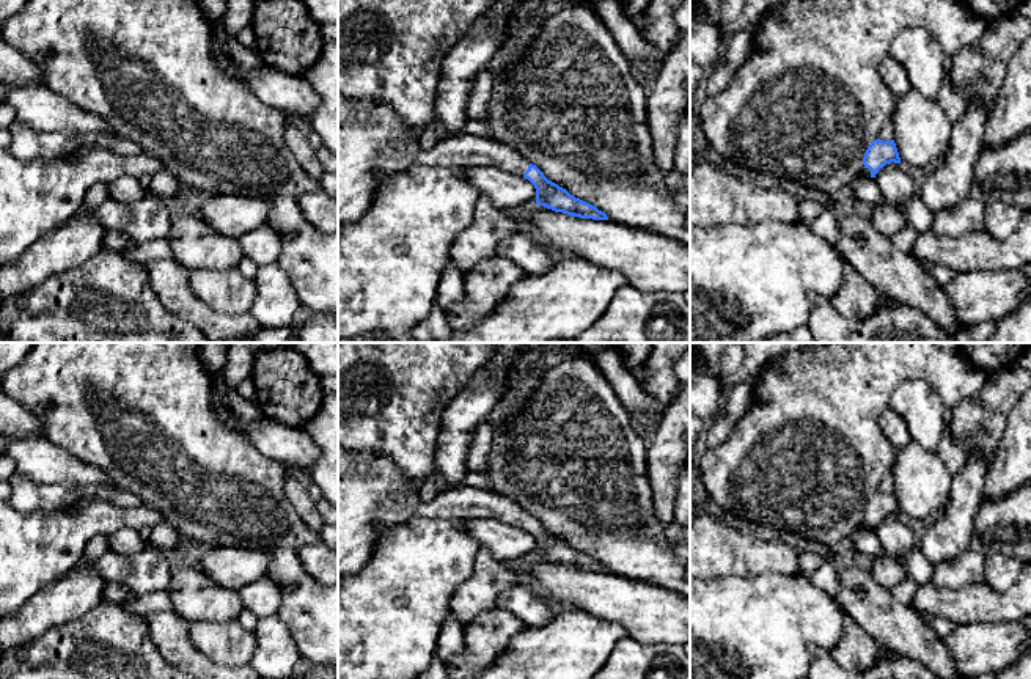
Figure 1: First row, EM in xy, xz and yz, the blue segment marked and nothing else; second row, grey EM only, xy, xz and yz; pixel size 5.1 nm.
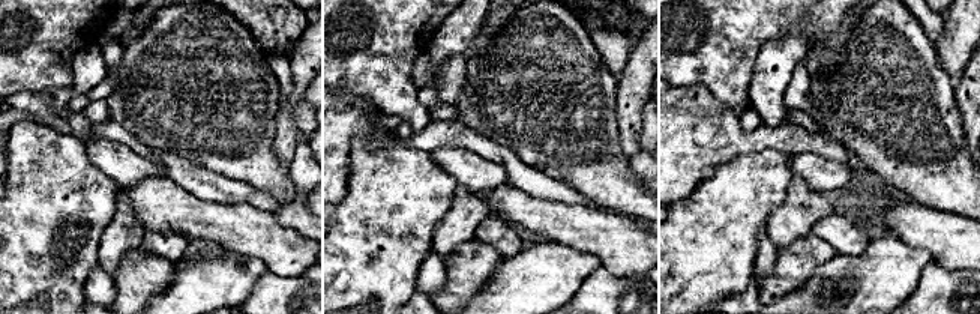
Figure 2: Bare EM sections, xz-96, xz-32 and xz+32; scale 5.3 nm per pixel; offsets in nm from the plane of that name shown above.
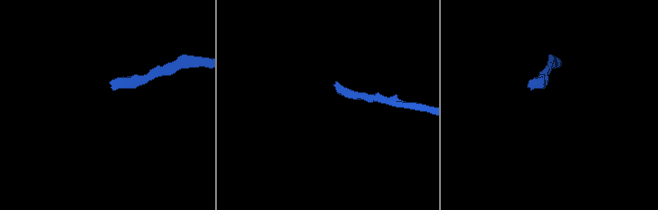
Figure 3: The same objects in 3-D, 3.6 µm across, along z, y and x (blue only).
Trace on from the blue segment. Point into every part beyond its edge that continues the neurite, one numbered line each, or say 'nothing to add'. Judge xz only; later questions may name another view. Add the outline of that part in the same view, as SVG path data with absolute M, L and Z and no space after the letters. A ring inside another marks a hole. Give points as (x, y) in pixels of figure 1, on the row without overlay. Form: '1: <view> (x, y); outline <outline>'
1: xz (373, 491); outline M338 446L338 578L358 572L368 563L380 541L379 525L396 527L415 517L498 519L523 528L530 514L509 498L475 486L443 489L431 501L423 501L416 481L409 479L385 454L350 453Z

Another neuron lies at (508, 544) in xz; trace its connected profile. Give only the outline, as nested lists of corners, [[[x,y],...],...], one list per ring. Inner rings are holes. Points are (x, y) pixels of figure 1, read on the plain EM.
[[[462,519],[468,534],[498,561],[516,564],[536,556],[536,541],[523,528],[516,528],[498,519]]]

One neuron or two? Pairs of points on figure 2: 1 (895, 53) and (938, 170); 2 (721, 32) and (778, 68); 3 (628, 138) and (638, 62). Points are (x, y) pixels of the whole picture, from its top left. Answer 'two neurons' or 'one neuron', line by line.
1: one neuron
2: two neurons
3: one neuron

